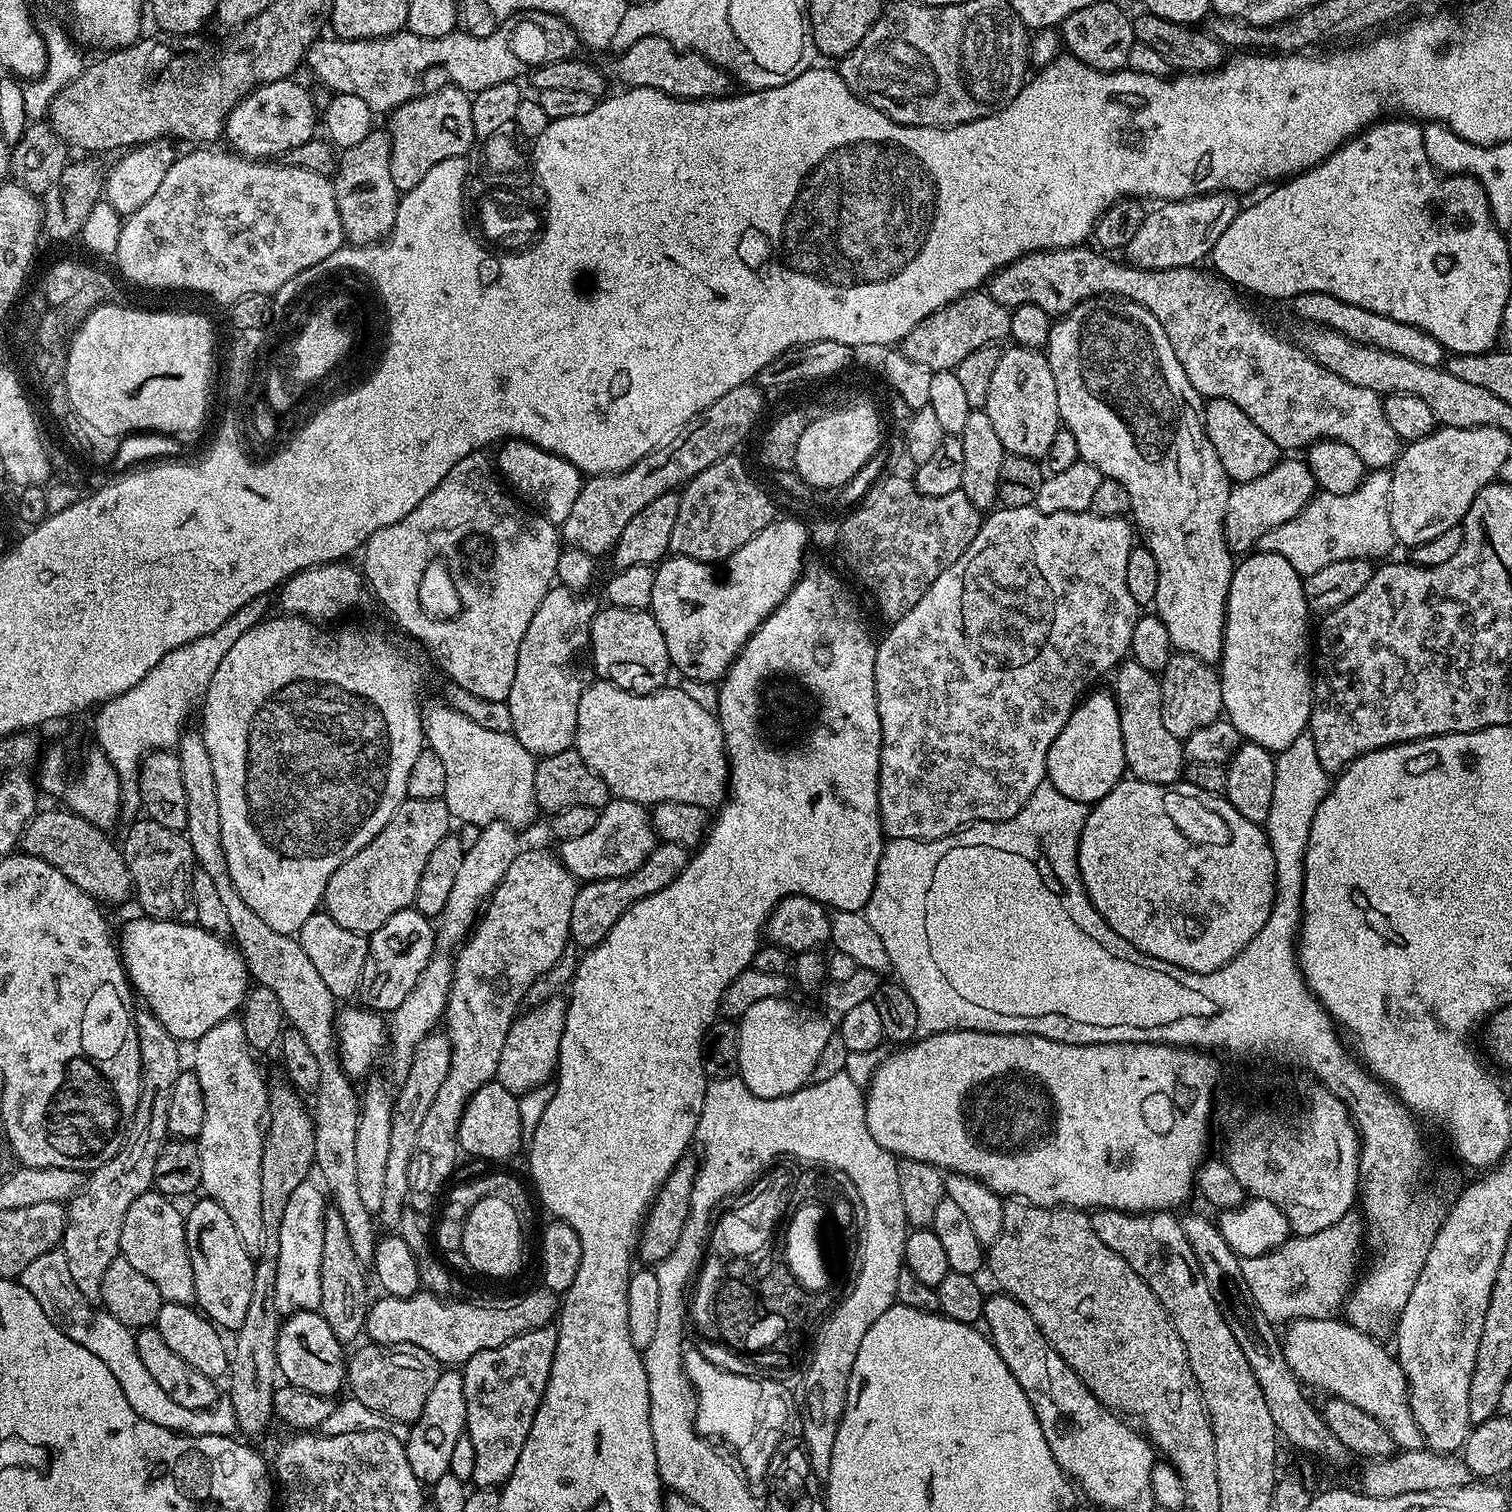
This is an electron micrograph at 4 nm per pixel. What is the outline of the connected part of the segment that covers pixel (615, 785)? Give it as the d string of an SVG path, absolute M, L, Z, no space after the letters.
M597 679L588 685L587 690L582 694L582 700L578 702L578 722L576 723L576 742L574 747L576 753L582 758L582 762L586 762L586 766L590 766L590 770L594 774L598 774L598 778L602 778L602 782L606 782L609 793L617 800L629 800L645 806L661 804L662 802L682 802L683 804L693 804L705 810L712 810L723 804L726 799L730 765L720 721L715 711L698 706L678 686L665 686L658 692L647 692L644 696L639 696L633 692L622 690L616 684L613 684L611 680Z

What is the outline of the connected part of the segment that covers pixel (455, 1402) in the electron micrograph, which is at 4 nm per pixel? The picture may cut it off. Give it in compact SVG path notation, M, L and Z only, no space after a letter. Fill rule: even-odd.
M456 1370L441 1371L438 1382L434 1382L430 1395L426 1397L422 1414L410 1426L409 1438L404 1441L410 1470L414 1470L414 1478L418 1478L421 1485L431 1486L442 1478L442 1474L450 1472L454 1445L460 1436L465 1435L467 1426L466 1390L462 1390L462 1375Z

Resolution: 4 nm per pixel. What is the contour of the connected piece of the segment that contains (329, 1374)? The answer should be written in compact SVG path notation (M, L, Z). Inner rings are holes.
M319 1311L315 1312L297 1312L289 1315L281 1323L280 1333L278 1334L278 1366L279 1375L287 1383L294 1386L302 1386L302 1390L310 1390L310 1394L322 1394L323 1396L335 1397L336 1391L343 1389L346 1384L346 1348L341 1344L338 1338L334 1338L334 1330L330 1330L330 1325L326 1318L320 1316Z

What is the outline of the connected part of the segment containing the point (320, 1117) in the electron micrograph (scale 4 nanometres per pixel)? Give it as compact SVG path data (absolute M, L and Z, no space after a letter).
M277 932L272 941L267 940L267 938L269 939L267 935L264 936L250 937L244 945L239 945L238 951L248 966L249 977L259 987L274 990L278 1002L282 1002L285 1021L291 1027L296 1028L298 1034L302 1034L302 1038L306 1038L306 1046L310 1046L314 1058L318 1058L318 1067L322 1069L322 1078L318 1082L314 1093L314 1099L316 1099L316 1108L314 1104L314 1123L316 1126L316 1133L314 1134L315 1167L318 1169L318 1176L320 1172L321 1178L319 1177L319 1179L330 1197L331 1207L336 1208L338 1214L342 1214L342 1222L346 1222L346 1230L350 1233L350 1242L354 1245L354 1254L358 1254L358 1262L368 1266L371 1265L376 1253L378 1232L372 1229L372 1220L374 1224L373 1209L368 1201L362 1198L362 1193L358 1191L358 1161L354 1151L354 1142L356 1141L356 1131L360 1121L362 1100L358 1095L358 1088L356 1092L355 1086L352 1085L355 1084L353 1077L347 1076L343 1068L340 1067L340 1054L336 1042L338 1001L335 996L330 994L326 982L322 982L318 970L310 963L310 957L307 956L306 950L302 950L299 939L295 935L288 932Z

